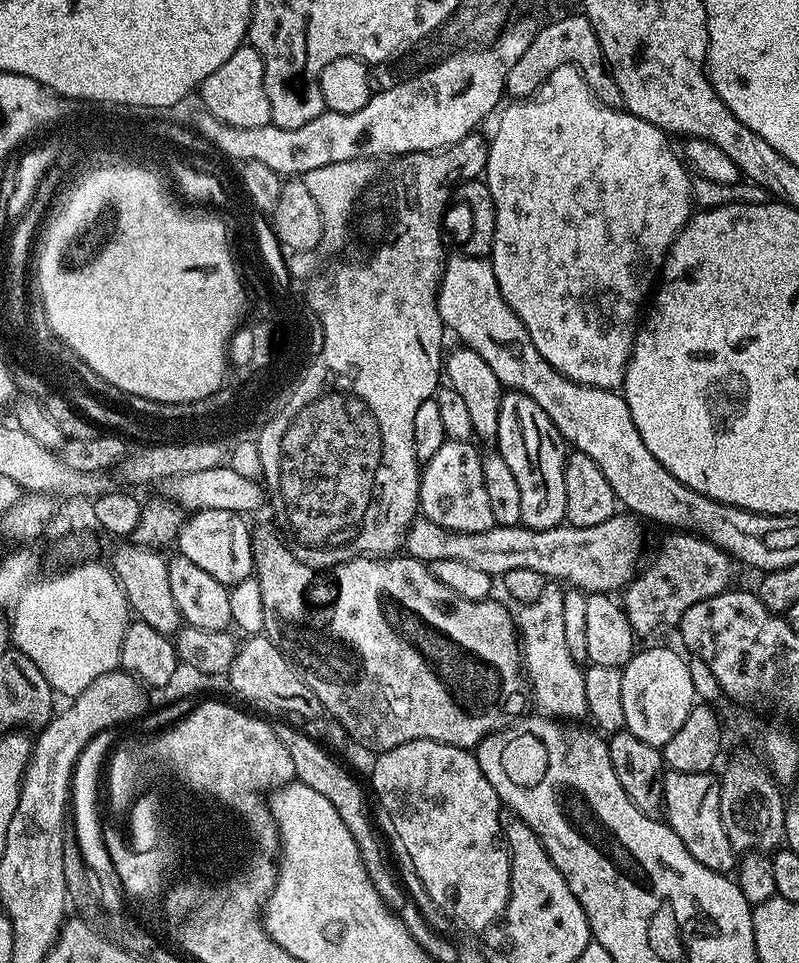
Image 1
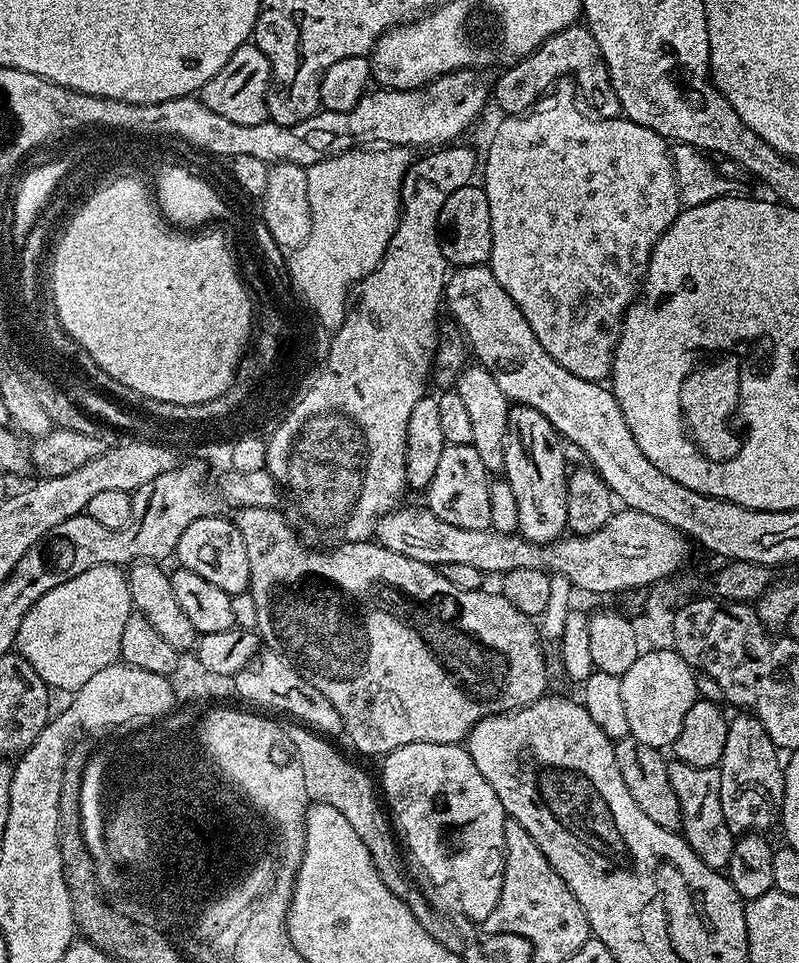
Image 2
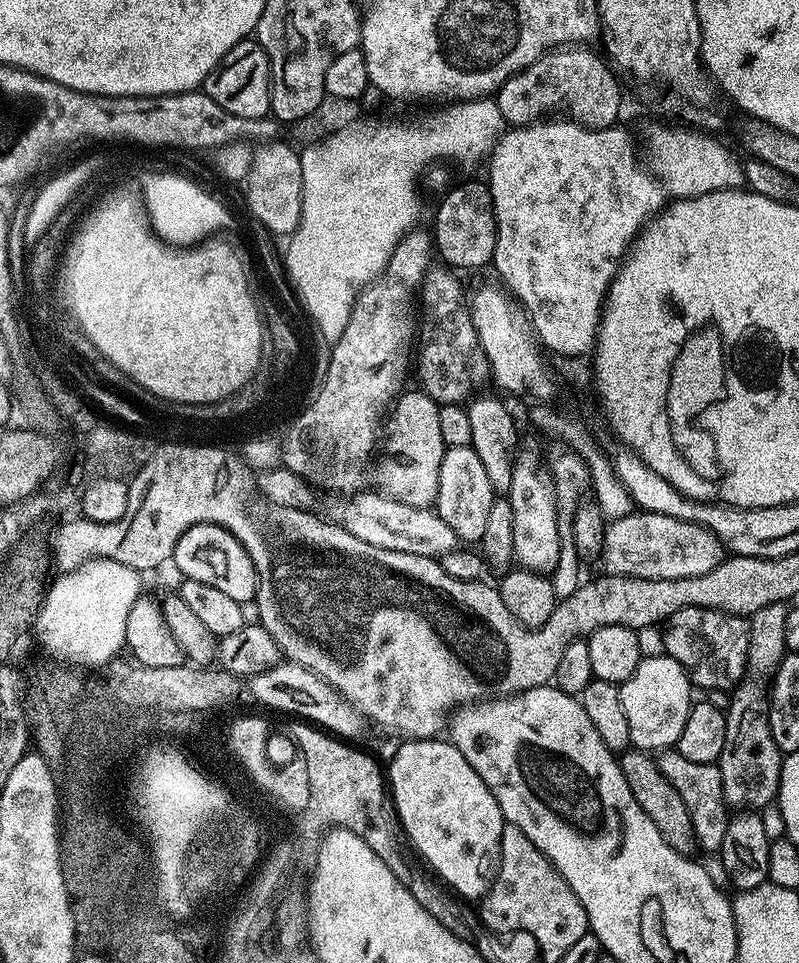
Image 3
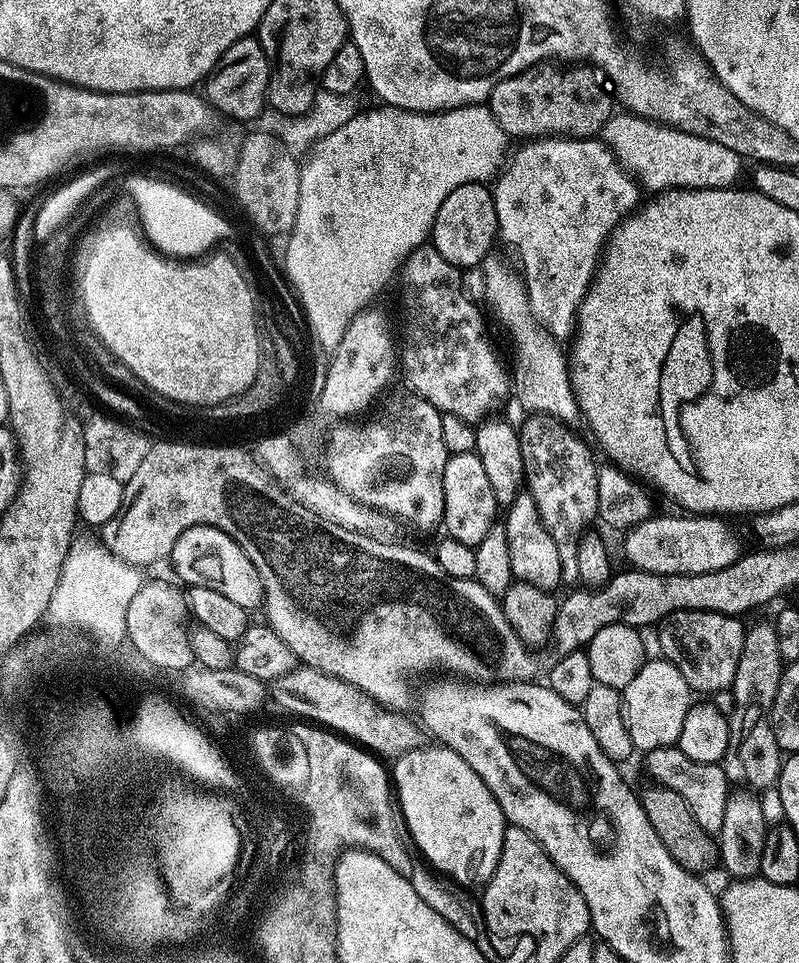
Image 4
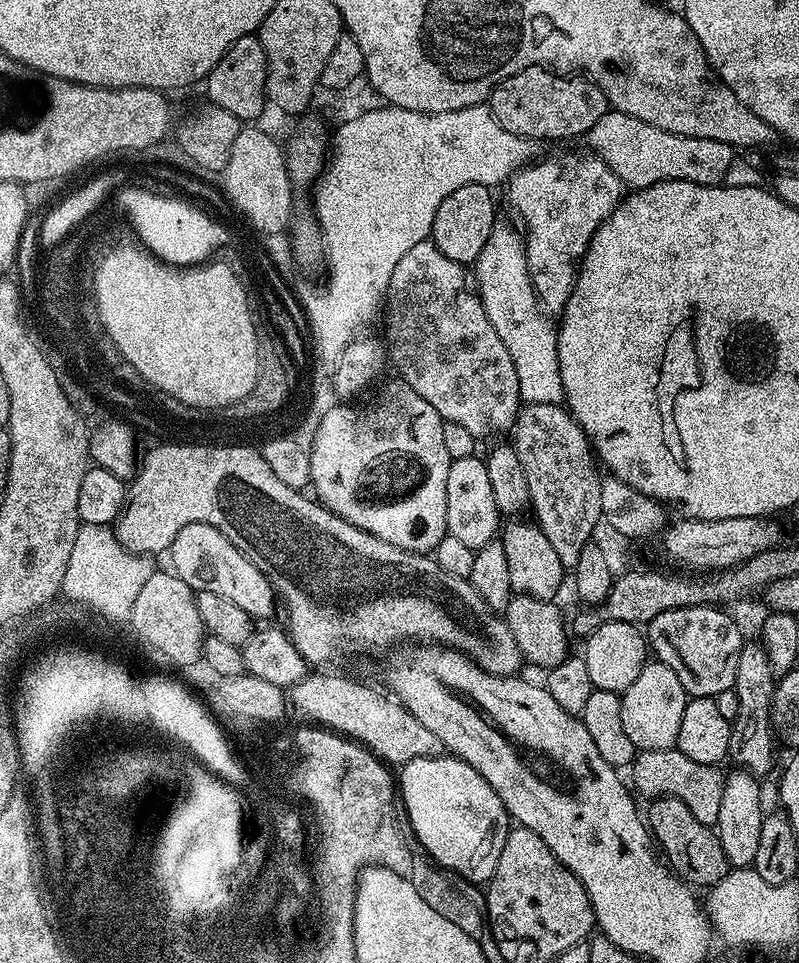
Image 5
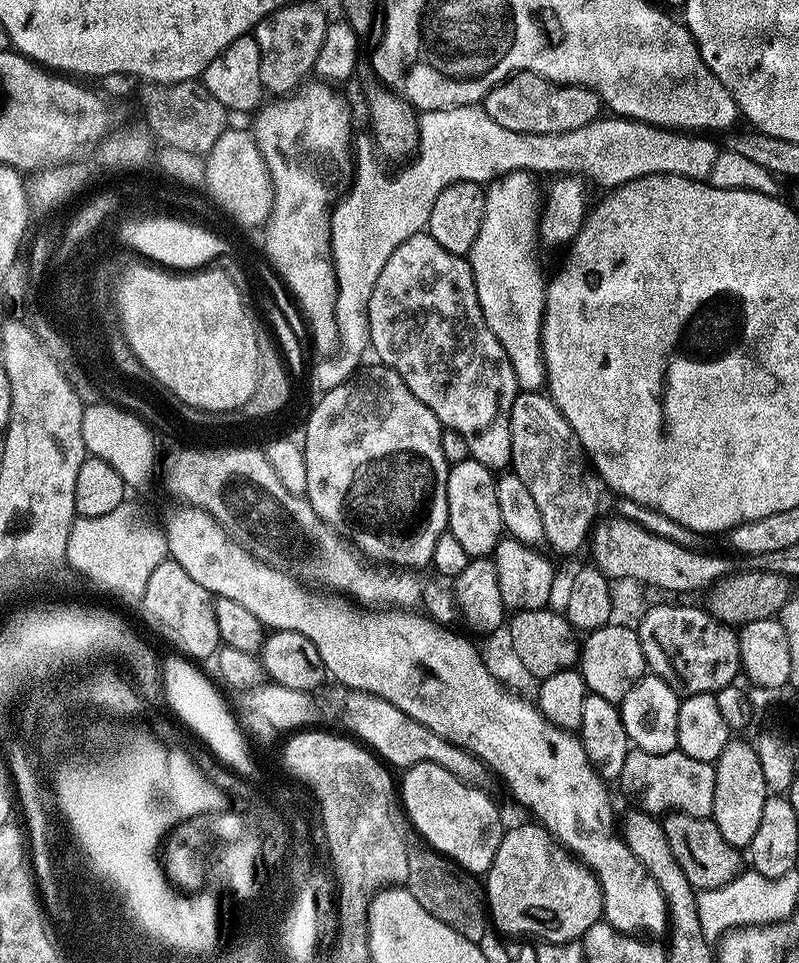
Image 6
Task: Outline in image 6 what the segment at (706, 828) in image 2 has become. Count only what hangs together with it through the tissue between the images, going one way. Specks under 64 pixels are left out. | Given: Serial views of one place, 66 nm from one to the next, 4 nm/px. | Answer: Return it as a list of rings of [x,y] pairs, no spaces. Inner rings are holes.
[[[633,747],[626,754],[626,763],[622,766],[619,787],[624,787],[624,792],[633,800],[635,807],[641,812],[653,814],[666,814],[670,811],[685,812],[694,818],[703,820],[711,817],[714,810],[714,778],[716,777],[715,763],[707,764],[698,758],[690,758],[690,754],[682,751],[667,752],[666,754],[650,754],[646,750]]]

